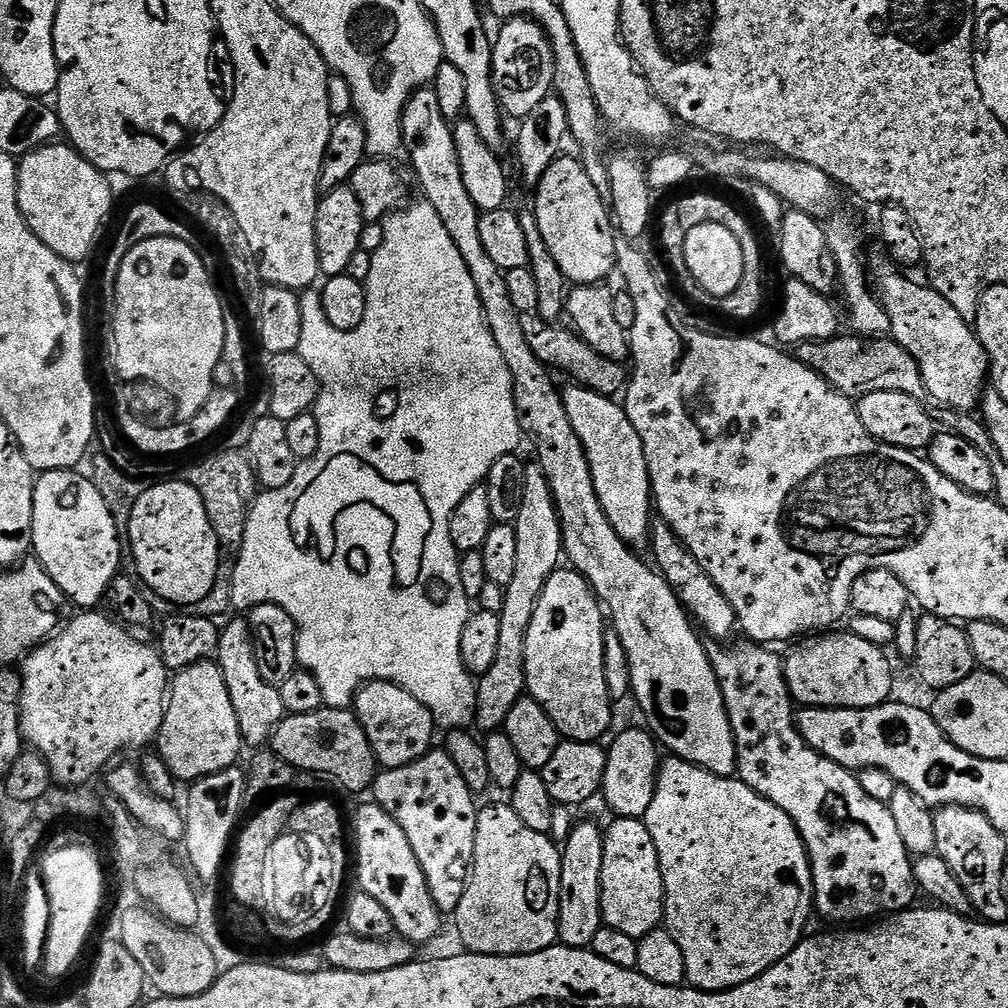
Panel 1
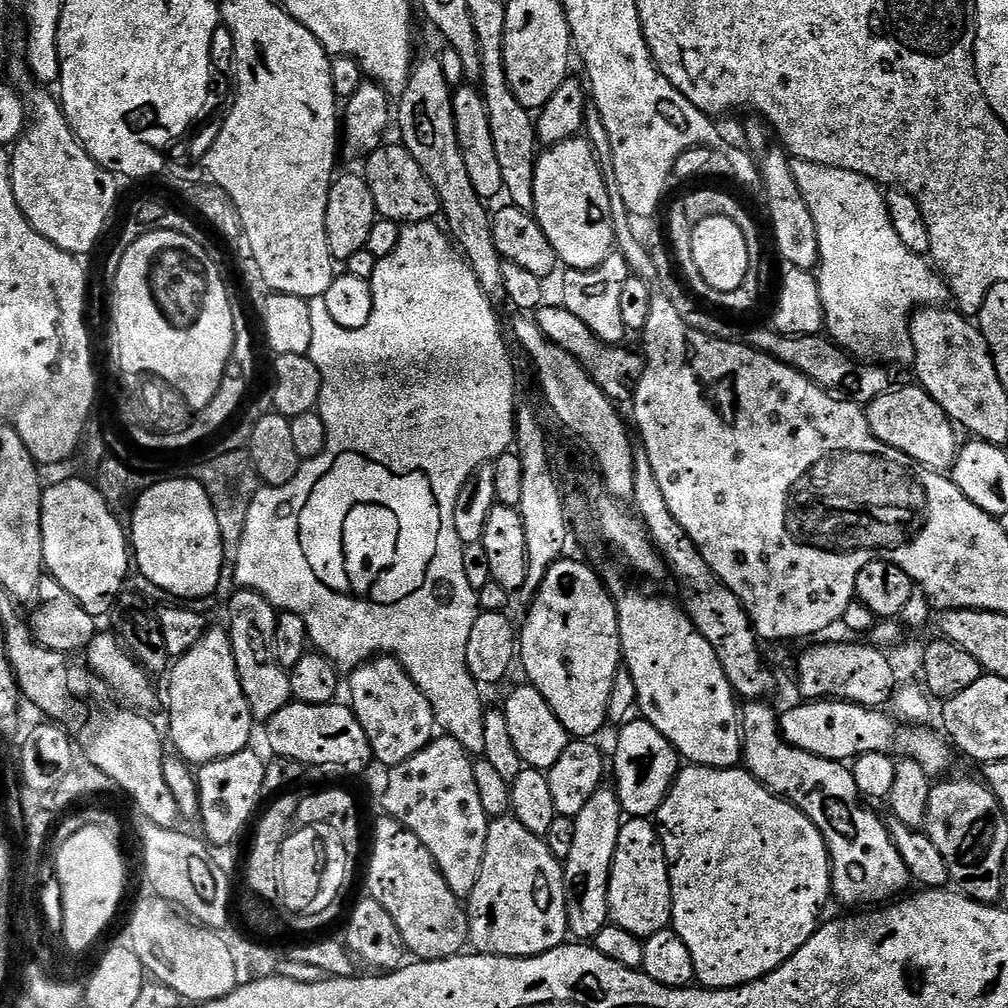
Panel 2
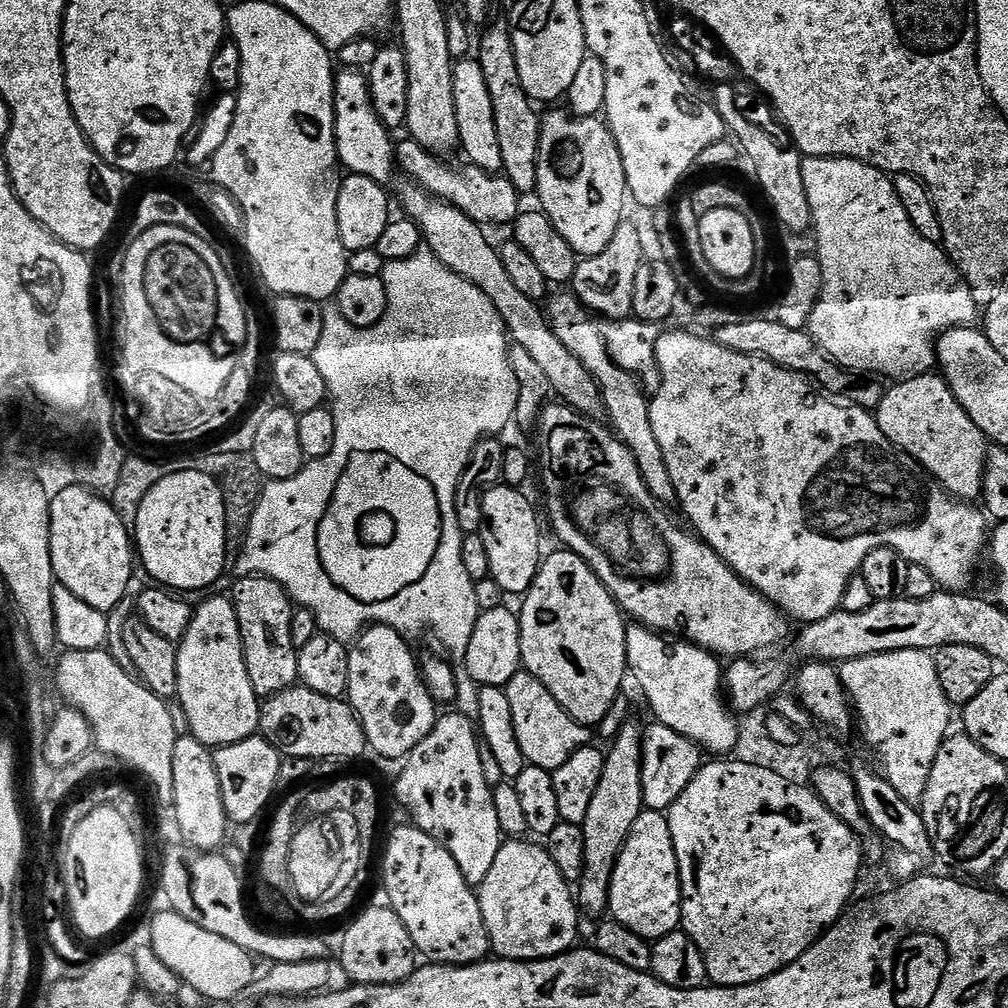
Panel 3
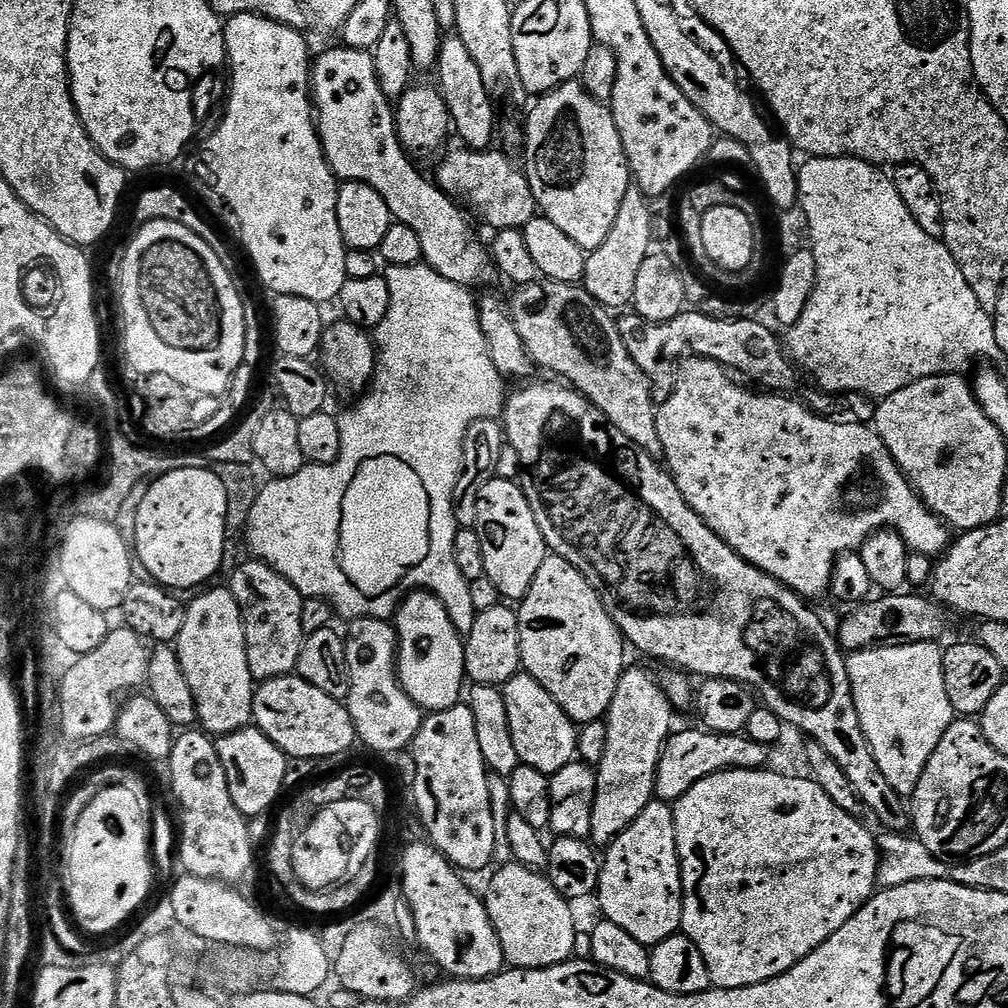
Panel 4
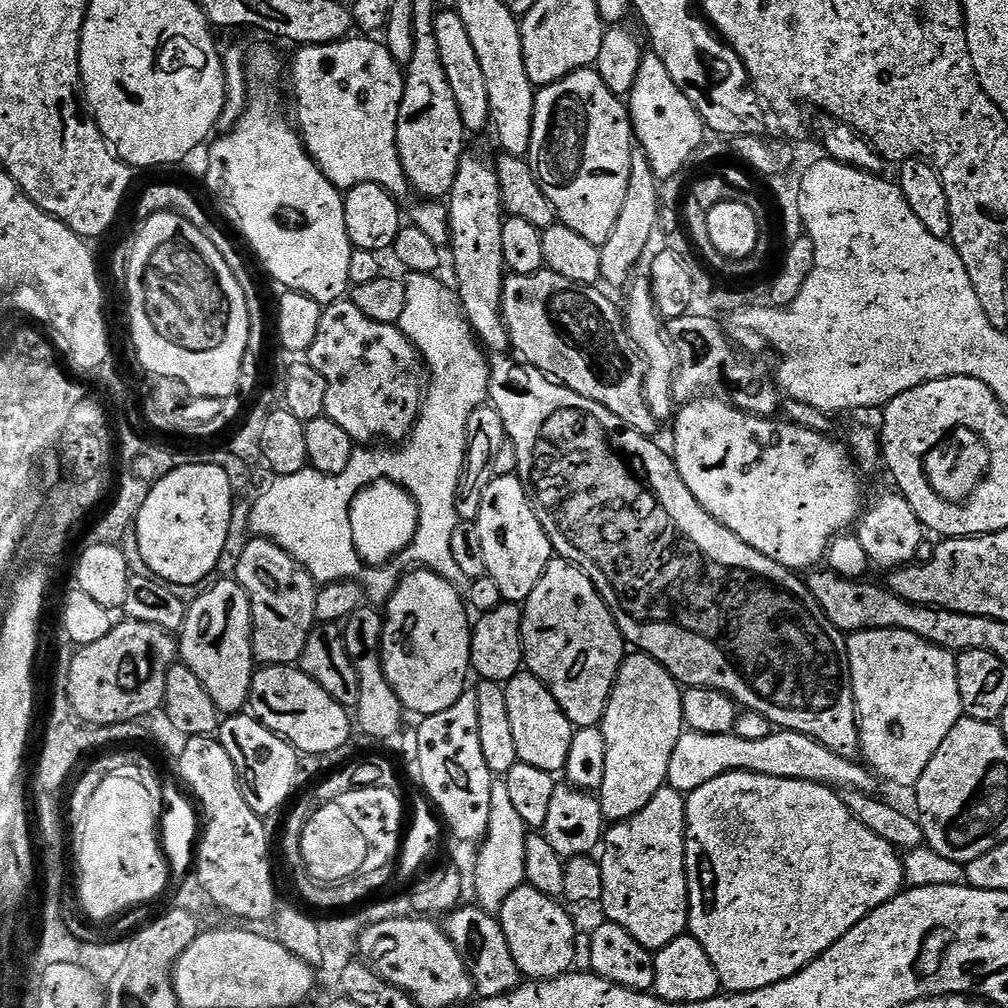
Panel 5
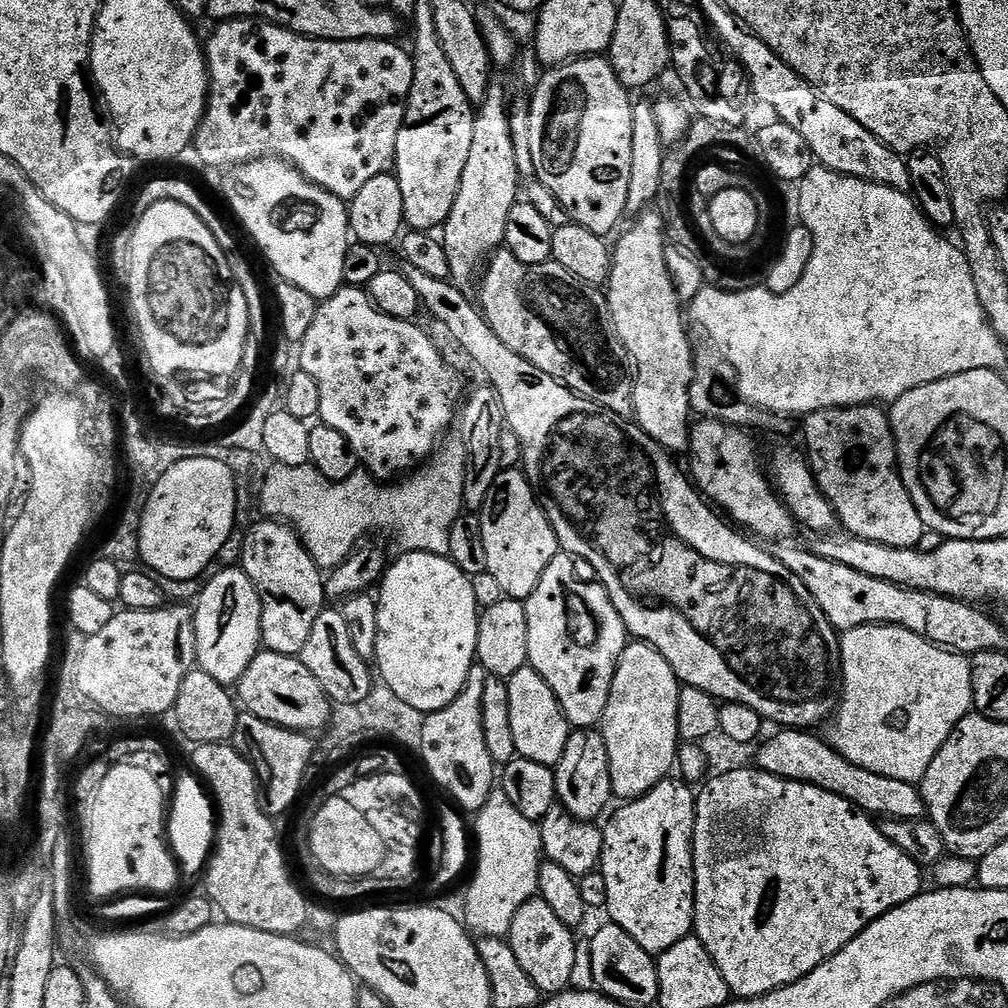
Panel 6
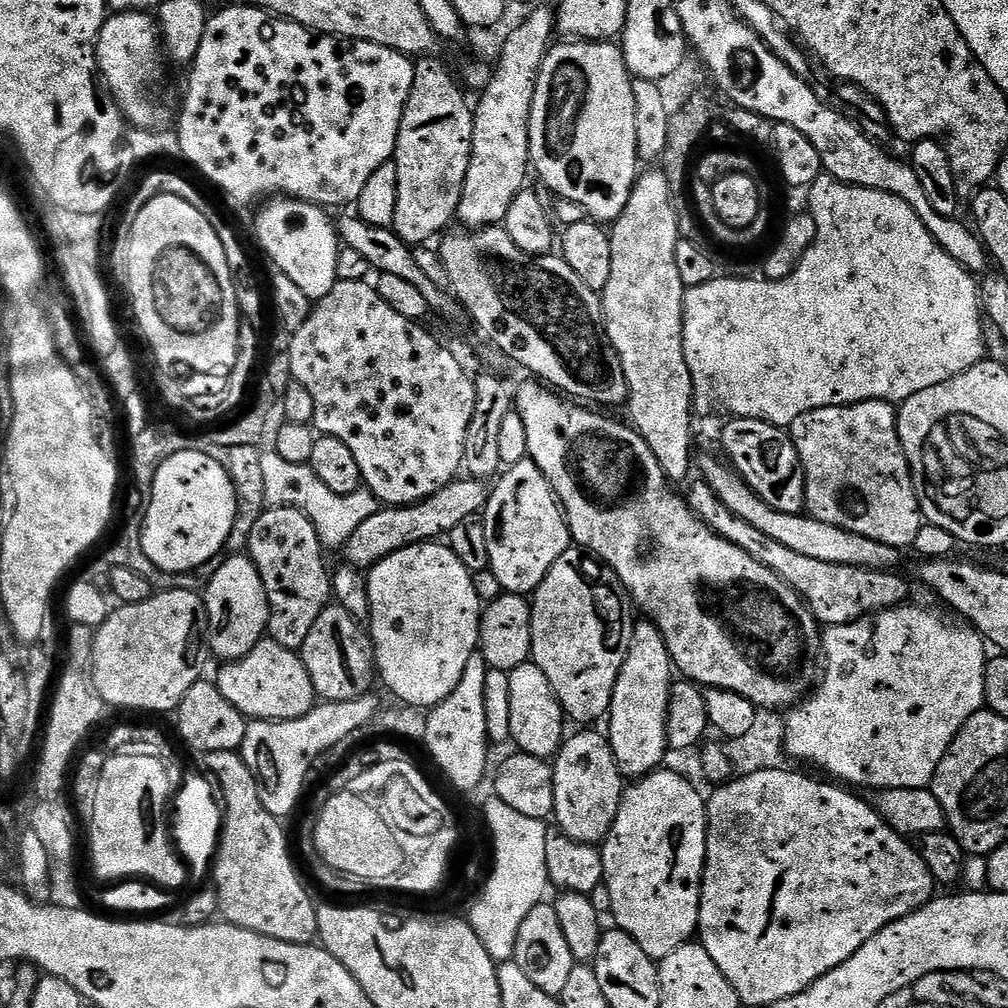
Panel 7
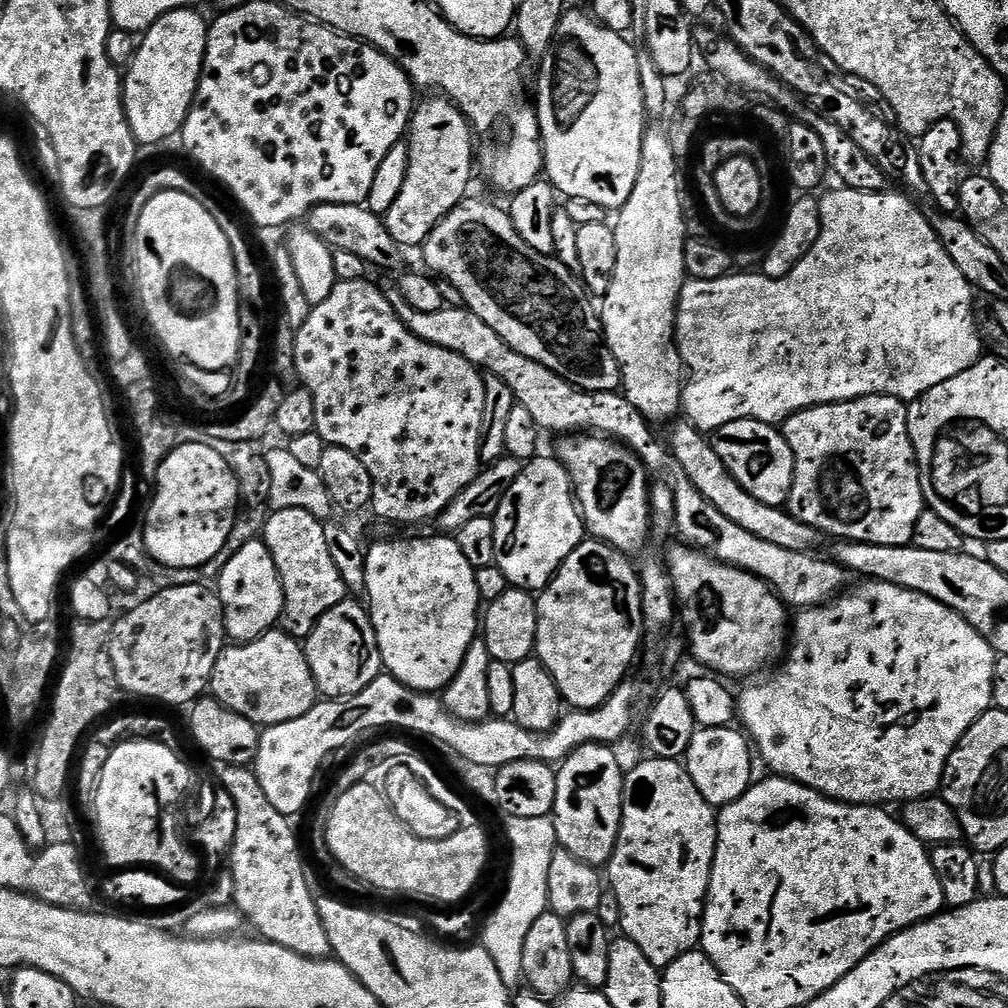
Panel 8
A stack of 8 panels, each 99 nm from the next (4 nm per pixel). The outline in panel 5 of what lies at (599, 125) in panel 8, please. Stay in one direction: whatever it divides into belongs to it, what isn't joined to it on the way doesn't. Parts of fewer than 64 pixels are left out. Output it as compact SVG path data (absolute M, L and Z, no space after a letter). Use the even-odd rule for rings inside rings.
M595 67L580 68L558 82L545 84L535 95L533 133L530 134L526 159L536 171L546 198L550 198L554 206L557 221L582 234L586 242L602 245L614 231L614 222L618 222L622 202L626 202L626 186L630 186L634 133L628 105L610 91L606 82L602 82Z

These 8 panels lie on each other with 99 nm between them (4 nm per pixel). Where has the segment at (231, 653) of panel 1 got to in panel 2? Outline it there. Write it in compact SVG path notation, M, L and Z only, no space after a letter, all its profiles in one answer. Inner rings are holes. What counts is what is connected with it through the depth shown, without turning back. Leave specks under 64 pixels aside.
M249 588L237 590L232 599L227 601L226 608L229 612L226 631L234 650L238 678L242 682L242 694L246 694L246 702L250 702L253 721L267 722L274 718L274 714L278 714L278 710L282 710L294 700L289 669L280 665L270 639L270 634L276 630L278 610L262 594Z

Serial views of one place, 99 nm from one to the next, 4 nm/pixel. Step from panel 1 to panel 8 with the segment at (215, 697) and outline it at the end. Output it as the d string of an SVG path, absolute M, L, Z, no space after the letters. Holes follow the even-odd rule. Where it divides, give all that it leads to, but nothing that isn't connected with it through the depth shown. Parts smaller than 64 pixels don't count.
M252 539L226 563L218 579L218 595L224 611L224 634L229 641L247 642L273 631L284 609L284 591L274 558L263 539Z

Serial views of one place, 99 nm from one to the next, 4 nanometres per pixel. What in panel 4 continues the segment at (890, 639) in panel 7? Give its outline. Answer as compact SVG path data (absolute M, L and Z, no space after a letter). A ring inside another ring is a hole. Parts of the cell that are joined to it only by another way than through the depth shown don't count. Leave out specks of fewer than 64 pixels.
M936 642L890 644L883 648L853 652L847 661L854 706L860 715L866 742L870 742L882 774L886 774L886 782L890 782L890 786L894 786L894 790L898 790L901 796L911 797L912 791L918 786L918 778L922 778L922 770L926 770L926 762L930 762L930 754L938 750L942 734L946 734L954 719L950 694L946 694L944 648Z

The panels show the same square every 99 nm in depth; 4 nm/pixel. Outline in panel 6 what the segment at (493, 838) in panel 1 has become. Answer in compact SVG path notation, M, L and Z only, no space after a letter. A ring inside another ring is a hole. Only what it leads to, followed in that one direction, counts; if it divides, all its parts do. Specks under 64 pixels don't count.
M533 898L514 914L506 939L514 950L514 958L518 958L518 966L532 979L532 985L542 994L555 994L571 985L568 983L576 972L576 940L572 936L575 936L573 929L558 922L558 914L544 900Z

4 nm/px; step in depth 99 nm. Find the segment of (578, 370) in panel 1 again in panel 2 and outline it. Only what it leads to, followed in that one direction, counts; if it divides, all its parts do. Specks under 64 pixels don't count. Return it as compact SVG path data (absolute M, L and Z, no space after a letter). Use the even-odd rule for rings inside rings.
M545 303L543 308L536 309L534 319L538 328L546 334L546 338L550 338L554 346L562 346L562 350L569 352L613 402L631 401L636 394L642 371L642 356L639 351L627 352L627 347L603 344L594 334L594 330L586 326L586 322L570 314L570 310L566 310L559 303Z

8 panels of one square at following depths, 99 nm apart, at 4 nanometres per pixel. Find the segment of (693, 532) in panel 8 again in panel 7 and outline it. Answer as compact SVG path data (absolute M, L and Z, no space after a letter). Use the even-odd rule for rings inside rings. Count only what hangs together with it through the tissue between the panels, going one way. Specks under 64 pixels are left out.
M697 482L686 492L686 499L688 507L710 531L738 546L738 550L746 550L750 558L762 562L762 566L774 570L774 574L782 577L808 603L808 608L816 615L821 625L849 624L874 612L899 608L909 599L908 584L902 577L895 576L895 571L879 572L858 566L834 566L834 562L818 562L814 558L806 558L802 554L797 554L795 550L782 546L782 542L774 542L774 538L766 538L762 530L754 530L750 522L742 522L742 518L726 510L718 494L714 494L714 490L710 490L708 484Z

